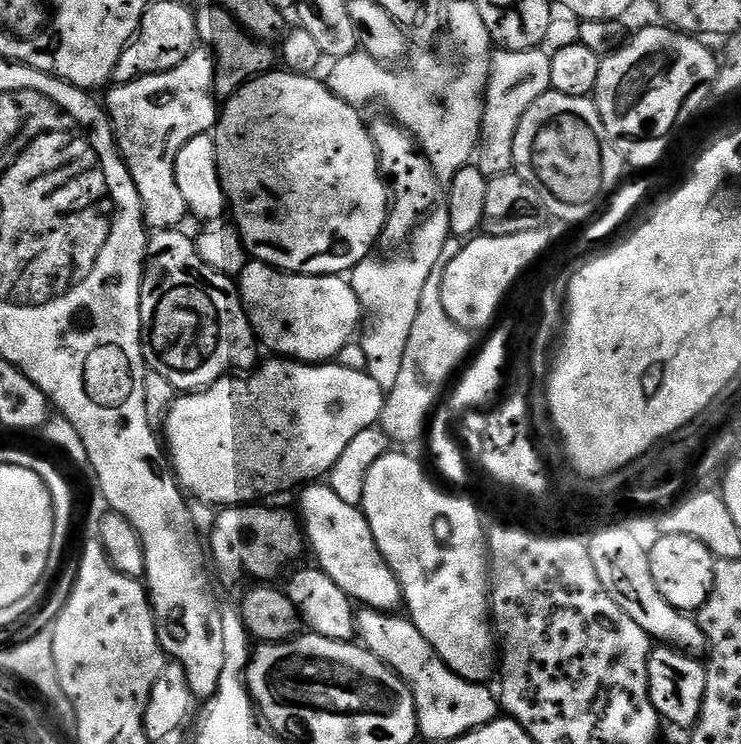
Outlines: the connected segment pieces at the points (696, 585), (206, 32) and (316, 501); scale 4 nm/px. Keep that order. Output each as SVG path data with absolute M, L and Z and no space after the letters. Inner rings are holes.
M660 534L657 537L648 548L654 586L658 586L658 594L662 594L670 606L685 614L695 613L710 598L717 559L706 545L698 542L698 538L690 538L686 534Z
M219 3L204 4L195 9L196 38L203 47L211 52L216 60L216 85L214 91L217 97L233 96L245 82L273 71L278 56L271 43L252 35L248 29L237 22ZM272 47L272 48L271 48Z
M324 482L309 483L301 492L304 493L300 496L298 516L307 547L316 555L315 563L357 605L381 610L399 609L396 607L402 604L400 583L376 544L363 511L338 498Z

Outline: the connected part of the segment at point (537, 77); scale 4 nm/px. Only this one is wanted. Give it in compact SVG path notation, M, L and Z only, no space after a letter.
M498 48L489 57L488 90L485 93L480 142L476 151L476 165L486 177L513 169L513 138L518 122L533 102L551 89L550 54L544 51L542 48L526 51Z

